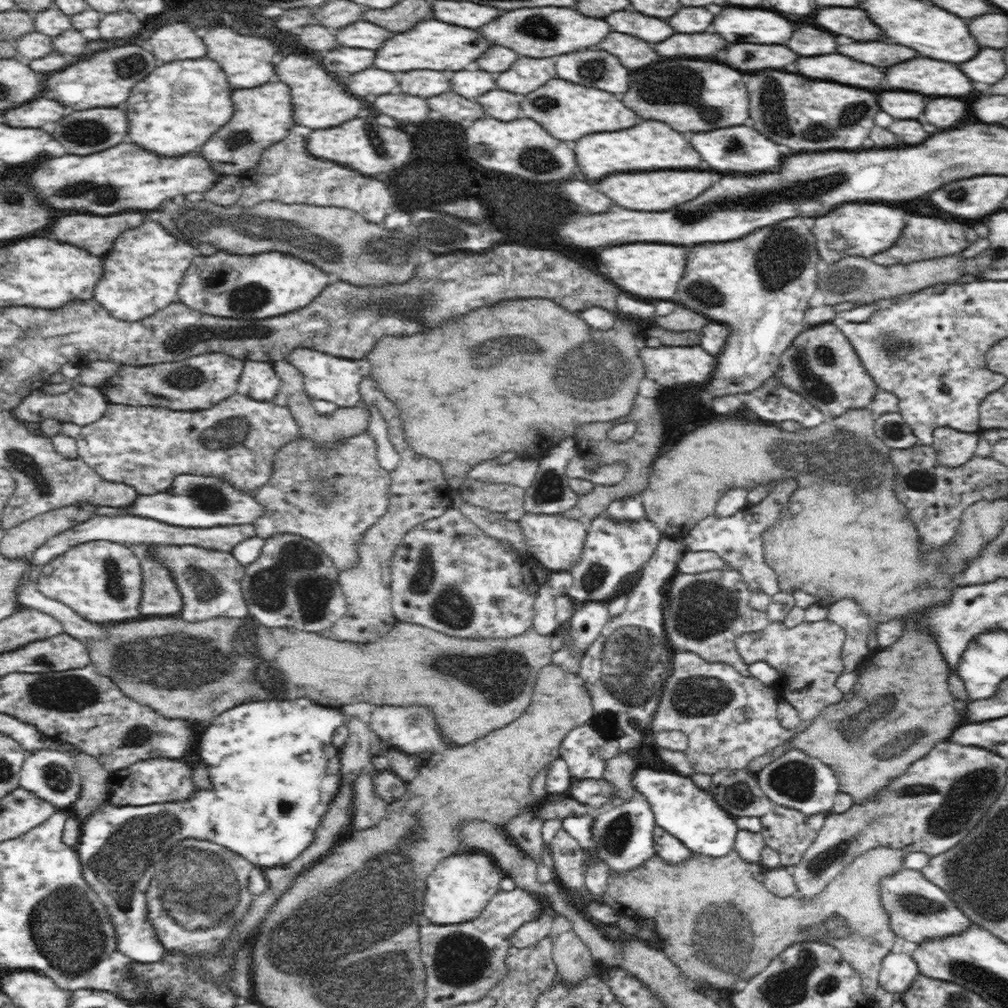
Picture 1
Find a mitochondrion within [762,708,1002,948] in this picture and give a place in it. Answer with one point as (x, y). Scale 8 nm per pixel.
(794, 778)

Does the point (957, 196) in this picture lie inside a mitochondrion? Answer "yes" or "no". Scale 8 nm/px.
yes

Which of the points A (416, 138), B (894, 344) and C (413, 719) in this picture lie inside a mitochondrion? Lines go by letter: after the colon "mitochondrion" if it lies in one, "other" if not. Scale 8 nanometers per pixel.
A: other
B: mitochondrion
C: mitochondrion

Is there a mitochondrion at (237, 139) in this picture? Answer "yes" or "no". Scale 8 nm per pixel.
yes

